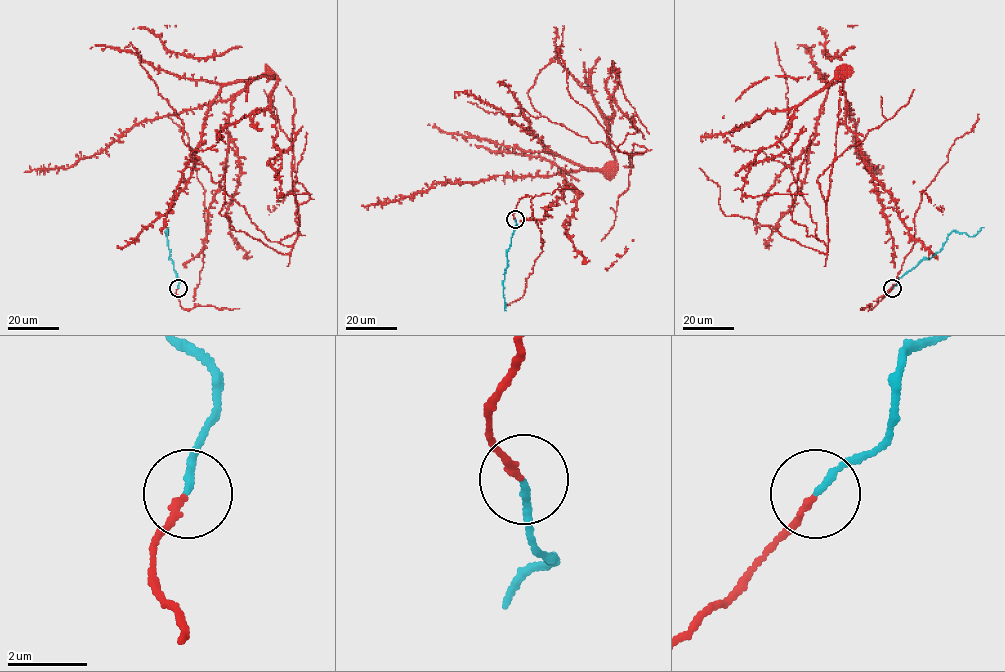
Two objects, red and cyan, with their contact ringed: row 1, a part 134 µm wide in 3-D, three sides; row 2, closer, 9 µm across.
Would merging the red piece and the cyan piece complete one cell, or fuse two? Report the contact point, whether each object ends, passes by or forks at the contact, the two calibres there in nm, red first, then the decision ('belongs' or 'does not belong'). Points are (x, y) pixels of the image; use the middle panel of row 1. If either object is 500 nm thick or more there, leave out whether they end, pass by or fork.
at (515, 219); red ends there; cyan ends there; 170 nm thick on the red side, 160 nm on the other; belongs

